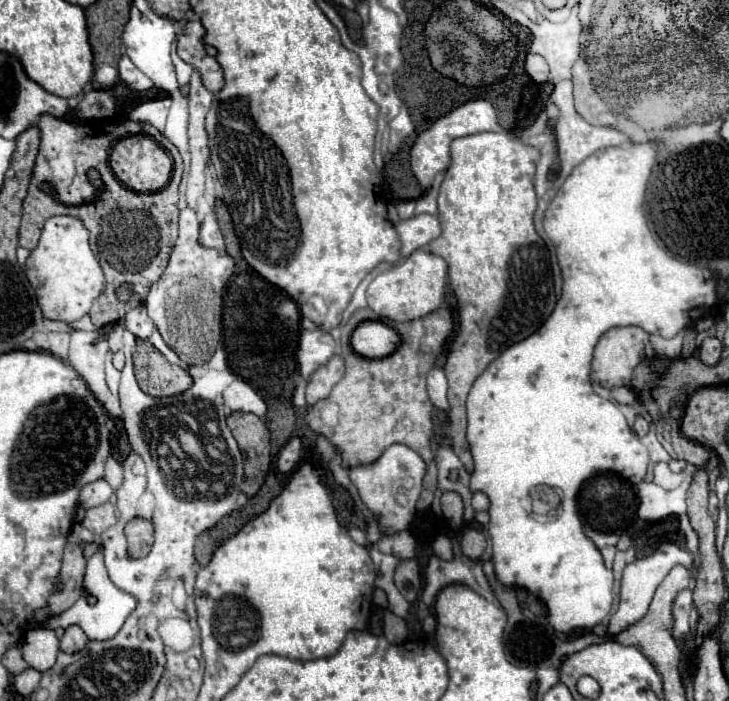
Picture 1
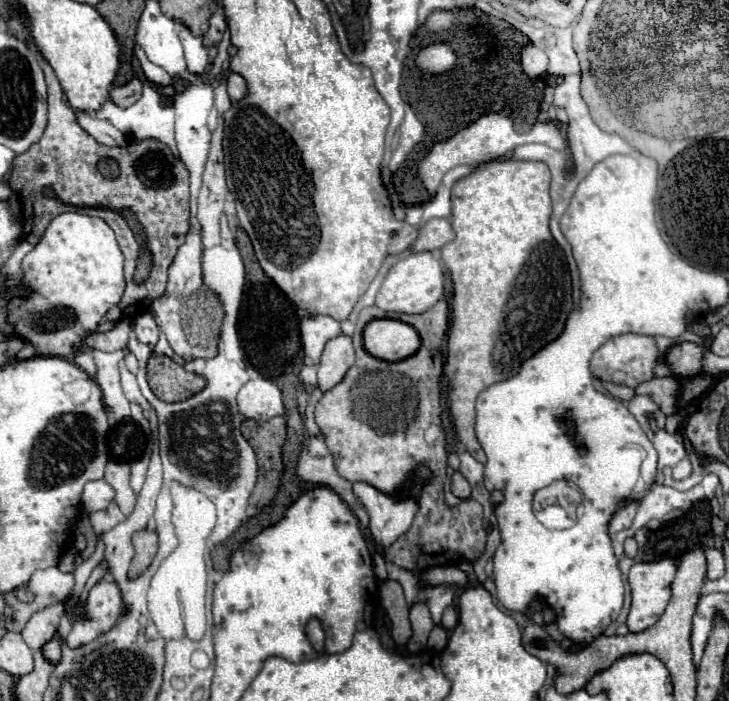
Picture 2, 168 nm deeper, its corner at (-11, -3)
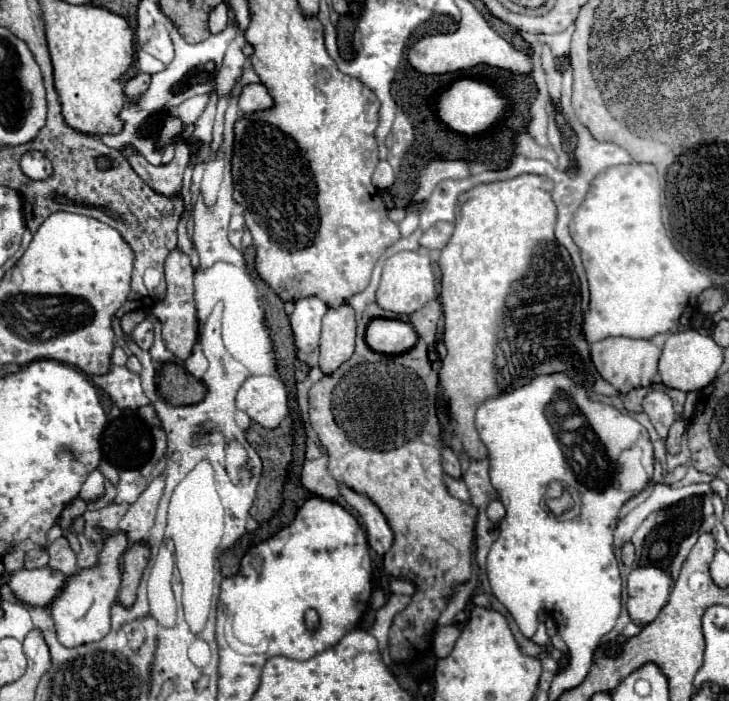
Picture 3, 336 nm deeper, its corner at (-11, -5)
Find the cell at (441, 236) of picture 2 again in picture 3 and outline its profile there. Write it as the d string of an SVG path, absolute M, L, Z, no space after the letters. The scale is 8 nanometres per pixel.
M436 223L428 231L424 231L420 245L428 251L442 249L448 243L448 239L452 237L452 233L454 233L454 223Z

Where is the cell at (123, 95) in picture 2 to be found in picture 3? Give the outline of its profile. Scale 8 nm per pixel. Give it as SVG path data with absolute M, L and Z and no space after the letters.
M138 73L136 77L132 77L132 79L126 83L124 93L126 93L128 97L138 97L138 95L142 95L142 93L148 89L148 85L150 85L150 75L148 75L148 73Z

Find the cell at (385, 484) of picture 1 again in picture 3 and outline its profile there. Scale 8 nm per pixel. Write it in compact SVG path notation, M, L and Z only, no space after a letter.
M340 485L338 489L340 489L340 495L344 497L344 501L350 503L364 519L364 527L366 527L366 535L368 535L368 543L370 543L372 551L376 555L384 555L392 545L394 533L392 533L386 517L382 515L382 511L368 497L352 491L350 487Z

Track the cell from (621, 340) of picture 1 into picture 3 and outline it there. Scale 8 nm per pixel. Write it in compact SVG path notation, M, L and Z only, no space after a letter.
M608 337L604 341L590 345L592 361L598 369L598 373L622 395L636 389L636 387L648 387L654 383L654 377L658 373L658 359L660 349L652 345L650 341L642 339L630 339L630 337Z

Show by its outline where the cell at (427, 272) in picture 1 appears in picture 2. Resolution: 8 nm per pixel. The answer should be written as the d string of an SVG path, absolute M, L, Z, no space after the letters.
M408 253L388 271L388 275L376 295L376 305L382 311L418 315L418 313L428 311L442 297L444 297L444 267L442 267L442 263L438 259L434 259L432 253Z

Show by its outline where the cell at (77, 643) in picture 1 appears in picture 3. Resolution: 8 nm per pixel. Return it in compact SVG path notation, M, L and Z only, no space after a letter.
M124 531L116 535L106 535L98 551L98 563L88 569L76 571L66 579L66 585L60 589L58 597L50 603L48 615L56 625L58 641L64 647L78 647L86 643L100 641L110 631L112 605L120 587L120 559L128 547L128 537Z

